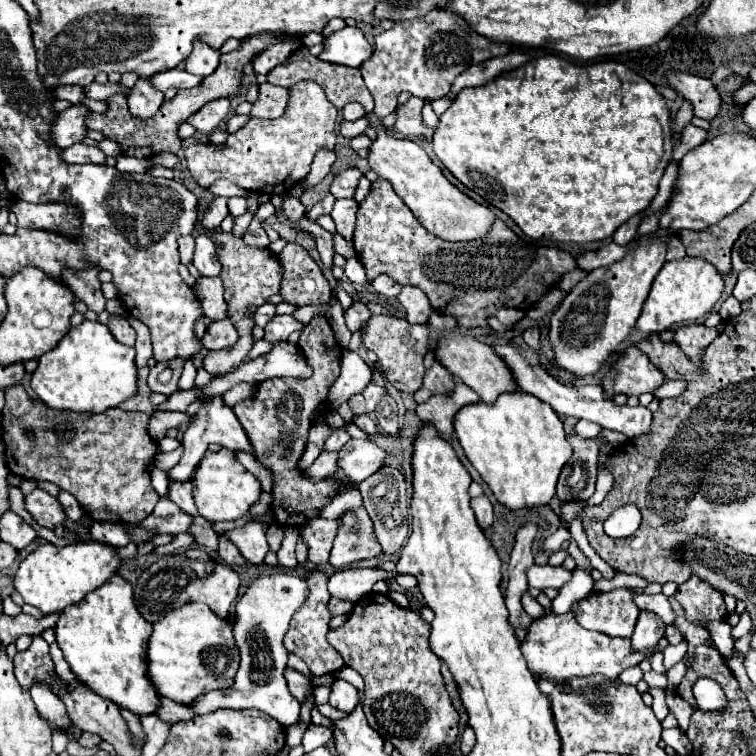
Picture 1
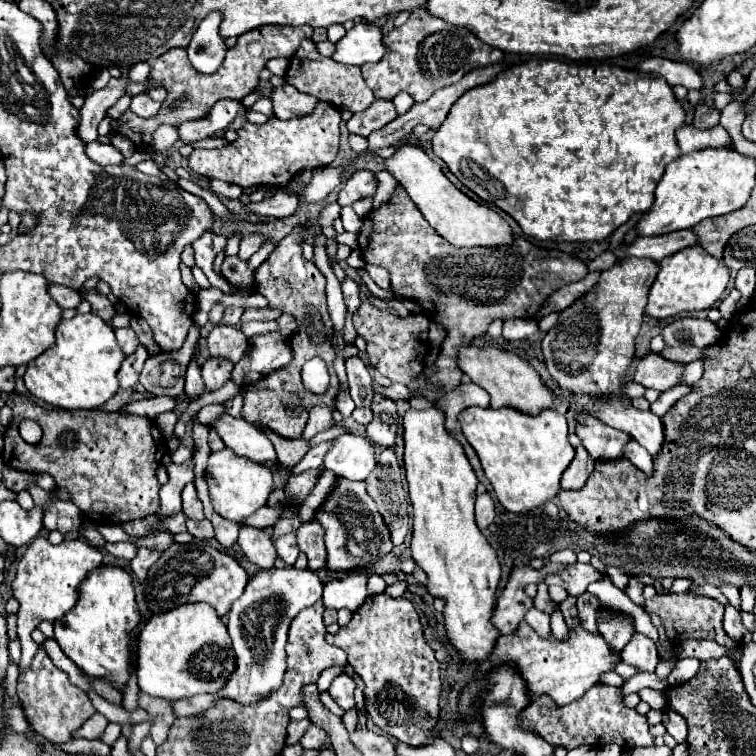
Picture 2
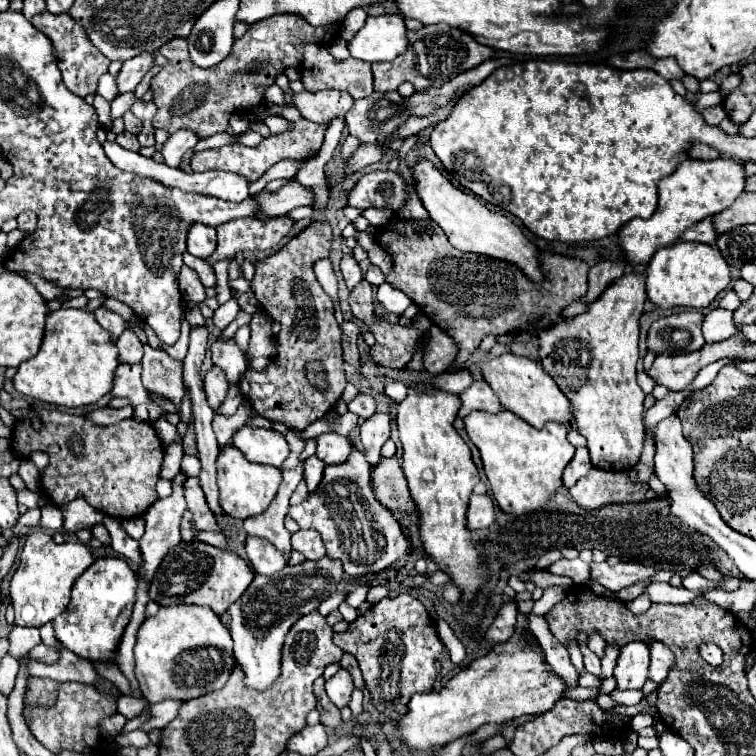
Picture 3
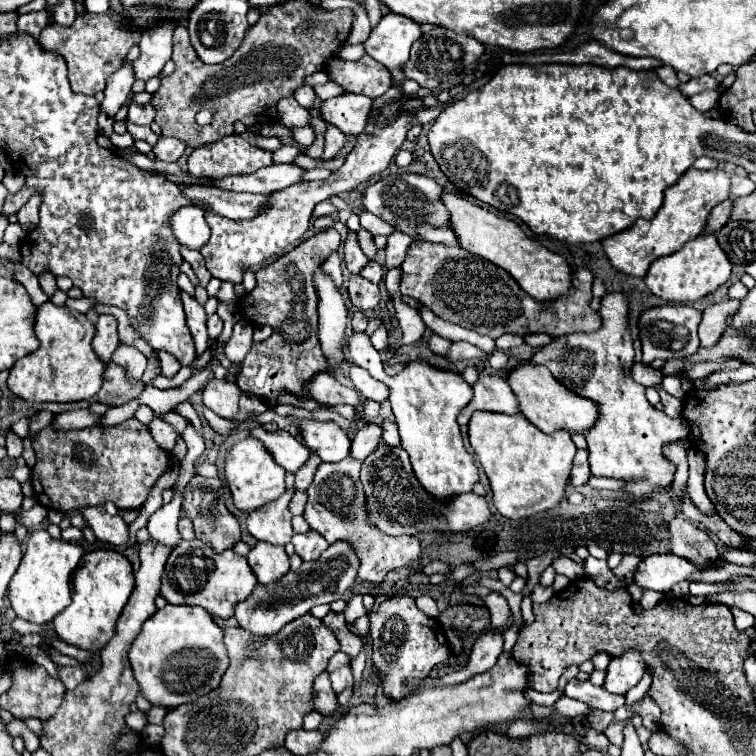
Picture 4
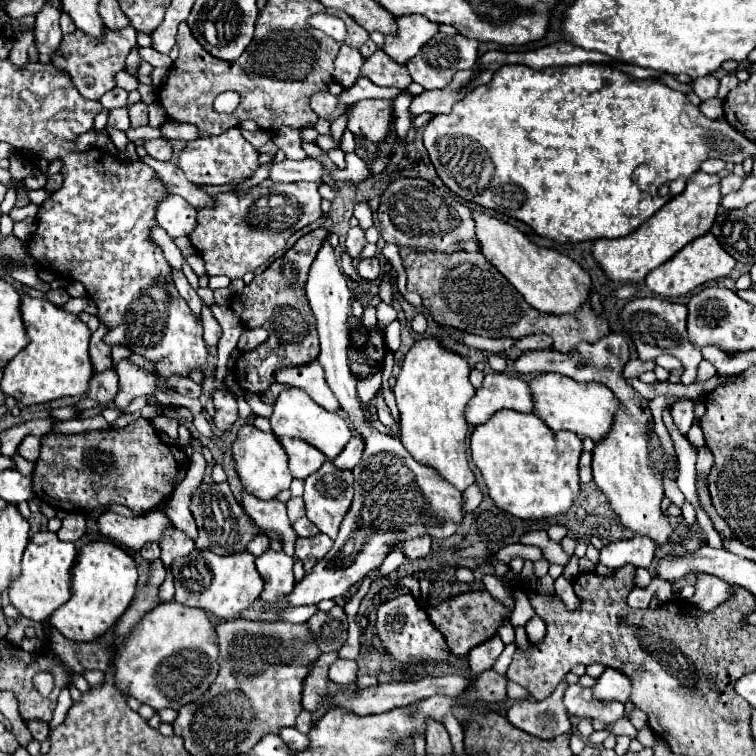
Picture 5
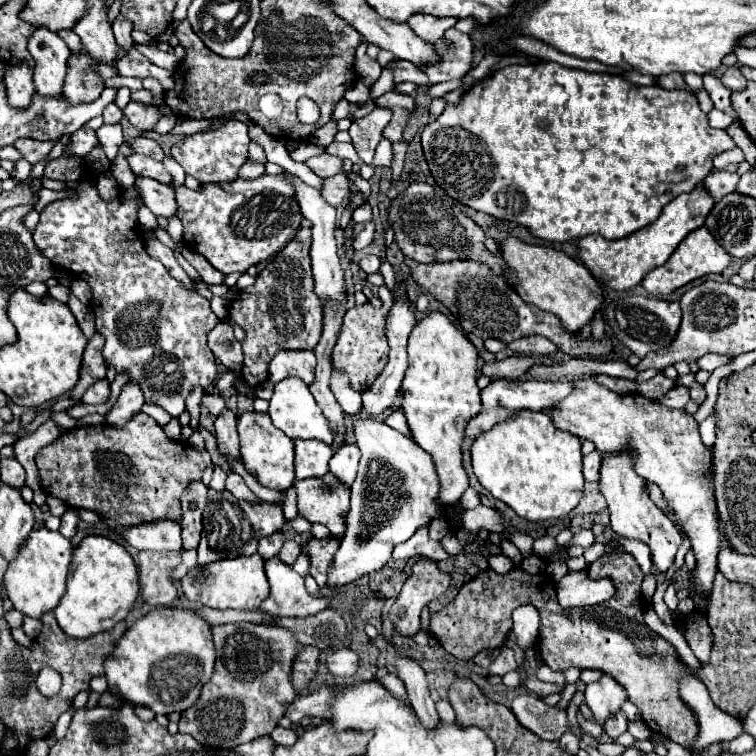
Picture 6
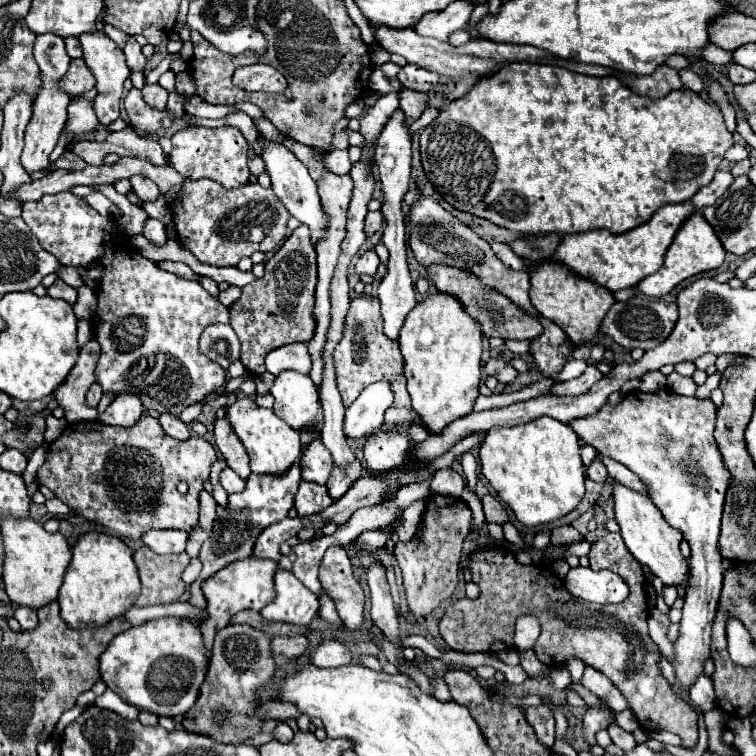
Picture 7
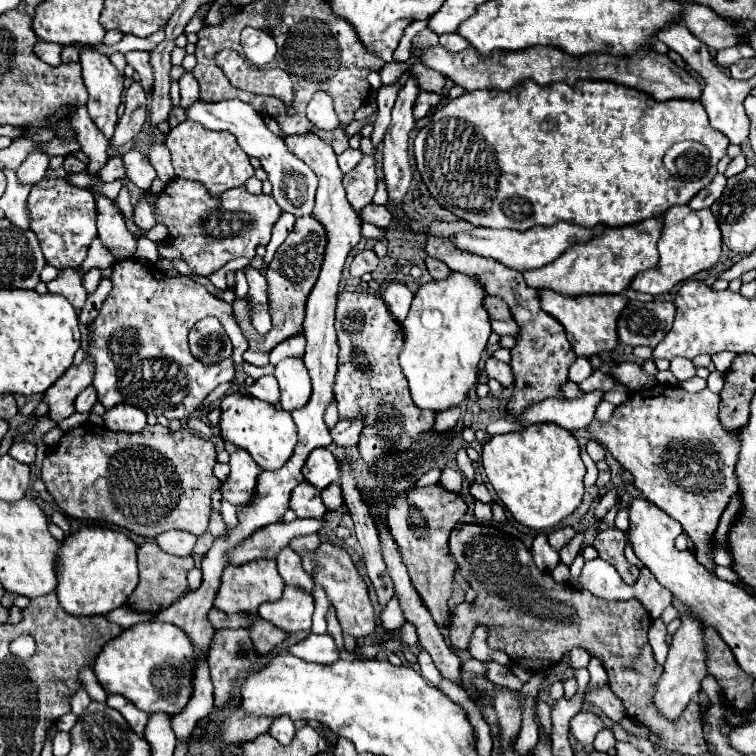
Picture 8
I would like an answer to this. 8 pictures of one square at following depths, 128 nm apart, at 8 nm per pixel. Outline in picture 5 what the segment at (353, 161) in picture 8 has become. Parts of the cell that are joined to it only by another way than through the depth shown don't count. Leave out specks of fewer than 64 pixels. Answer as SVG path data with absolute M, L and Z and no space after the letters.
M306 158L306 160L282 160L282 162L274 162L270 172L268 172L268 178L272 182L284 182L284 184L290 184L290 182L316 182L320 180L324 174L324 168L312 160L312 158Z

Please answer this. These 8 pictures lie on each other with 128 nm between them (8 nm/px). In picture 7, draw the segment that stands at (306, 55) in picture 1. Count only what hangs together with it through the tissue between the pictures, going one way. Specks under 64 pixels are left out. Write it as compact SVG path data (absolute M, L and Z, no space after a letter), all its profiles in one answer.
M406 64L398 72L398 80L402 82L404 88L416 90L416 92L428 92L440 82L440 76L436 72L428 72L416 64Z

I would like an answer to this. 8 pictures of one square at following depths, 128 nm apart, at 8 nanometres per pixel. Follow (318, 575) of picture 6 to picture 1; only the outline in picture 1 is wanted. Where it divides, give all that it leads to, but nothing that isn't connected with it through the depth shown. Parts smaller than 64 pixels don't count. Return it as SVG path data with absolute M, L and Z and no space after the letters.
M312 518L308 524L302 526L300 534L308 548L308 560L314 566L324 566L330 558L332 542L338 534L338 520L326 520L326 518Z

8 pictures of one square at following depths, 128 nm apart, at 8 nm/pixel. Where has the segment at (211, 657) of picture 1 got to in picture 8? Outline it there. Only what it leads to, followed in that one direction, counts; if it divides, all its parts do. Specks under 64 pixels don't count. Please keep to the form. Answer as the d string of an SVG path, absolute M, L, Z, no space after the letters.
M158 620L142 622L126 628L118 638L110 640L94 664L94 674L108 694L120 694L136 708L154 714L180 714L192 698L194 680L194 646L174 624Z

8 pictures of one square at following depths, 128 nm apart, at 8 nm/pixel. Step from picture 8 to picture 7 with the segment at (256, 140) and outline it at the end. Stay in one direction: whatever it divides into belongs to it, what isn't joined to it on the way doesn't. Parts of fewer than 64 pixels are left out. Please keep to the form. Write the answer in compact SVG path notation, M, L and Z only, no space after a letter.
M264 140L264 152L262 152L262 158L266 162L266 170L272 178L272 190L276 192L276 196L284 202L284 206L288 208L288 212L298 218L302 224L306 224L310 228L310 240L312 240L312 246L316 246L326 234L326 228L328 228L328 220L326 220L326 214L322 210L322 204L320 204L320 196L316 192L316 182L308 176L308 168L304 168L304 164L300 164L286 148L284 144L278 144L278 142L270 142L270 140Z

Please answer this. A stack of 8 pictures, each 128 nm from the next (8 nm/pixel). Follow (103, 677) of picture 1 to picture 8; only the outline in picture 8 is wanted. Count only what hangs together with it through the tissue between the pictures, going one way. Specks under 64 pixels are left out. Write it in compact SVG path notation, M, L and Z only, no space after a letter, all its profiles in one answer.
M86 526L70 534L58 554L58 602L72 616L108 614L124 606L138 584L136 544L122 532Z

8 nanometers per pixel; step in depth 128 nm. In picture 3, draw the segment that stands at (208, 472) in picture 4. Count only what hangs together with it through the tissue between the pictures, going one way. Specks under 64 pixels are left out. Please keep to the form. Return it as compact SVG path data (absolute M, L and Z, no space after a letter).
M184 454L180 466L182 466L182 472L186 472L188 476L198 476L198 472L200 472L200 460L196 456Z

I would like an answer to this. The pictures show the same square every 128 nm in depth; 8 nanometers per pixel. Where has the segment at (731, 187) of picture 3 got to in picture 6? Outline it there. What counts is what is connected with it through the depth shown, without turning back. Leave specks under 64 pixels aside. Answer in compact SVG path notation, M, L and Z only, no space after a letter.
M698 184L692 192L680 194L678 198L668 202L662 208L662 214L656 222L630 234L628 238L606 240L600 234L590 234L590 236L582 238L580 240L580 258L586 264L586 268L594 274L594 278L608 284L612 290L628 290L632 286L638 286L650 270L662 266L670 258L670 254L678 248L678 244L690 232L704 226L704 220L710 214L714 204L716 202L708 194L704 184Z

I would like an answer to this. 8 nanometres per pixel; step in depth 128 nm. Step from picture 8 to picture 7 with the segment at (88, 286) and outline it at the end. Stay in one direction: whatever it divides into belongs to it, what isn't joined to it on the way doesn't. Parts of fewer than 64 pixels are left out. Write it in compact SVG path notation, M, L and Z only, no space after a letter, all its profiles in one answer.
M62 265L57 271L58 277L73 288L78 289L84 284L84 281L75 267Z

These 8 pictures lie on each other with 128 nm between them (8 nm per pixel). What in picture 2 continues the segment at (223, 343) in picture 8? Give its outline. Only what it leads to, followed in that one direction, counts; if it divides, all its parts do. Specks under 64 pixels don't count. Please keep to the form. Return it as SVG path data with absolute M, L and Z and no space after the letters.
M230 306L230 308L226 308L226 312L224 312L222 324L240 326L240 318L242 318L242 314L244 314L244 308L236 308L236 306Z

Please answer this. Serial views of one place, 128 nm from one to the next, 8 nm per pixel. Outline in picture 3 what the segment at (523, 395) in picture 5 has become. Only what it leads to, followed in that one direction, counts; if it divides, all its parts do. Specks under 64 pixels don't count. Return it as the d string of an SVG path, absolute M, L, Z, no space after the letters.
M476 380L472 382L470 388L466 388L464 392L460 392L460 410L456 420L460 420L460 428L464 428L464 416L468 416L472 410L484 410L484 412L500 412L504 410L500 406L500 400L496 400L496 394L492 392L492 388L486 384L486 380Z

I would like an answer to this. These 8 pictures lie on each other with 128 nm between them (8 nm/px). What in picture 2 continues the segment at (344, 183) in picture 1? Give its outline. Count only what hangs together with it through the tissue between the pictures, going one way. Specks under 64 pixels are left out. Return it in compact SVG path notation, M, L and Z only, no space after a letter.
M368 170L352 172L352 176L346 180L346 184L342 186L342 190L338 194L338 204L350 206L364 196L374 196L374 190L376 190L376 180L374 180L372 172L368 172Z

